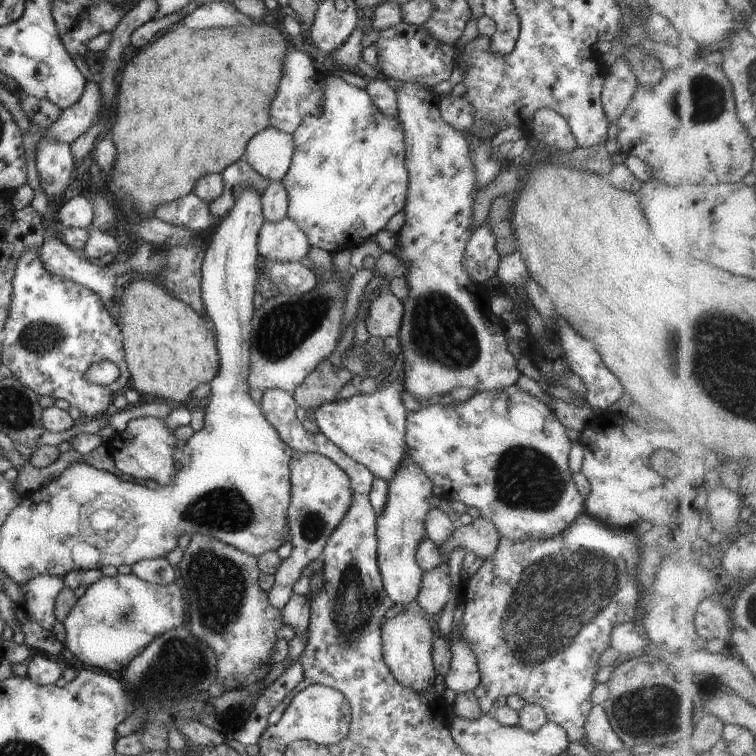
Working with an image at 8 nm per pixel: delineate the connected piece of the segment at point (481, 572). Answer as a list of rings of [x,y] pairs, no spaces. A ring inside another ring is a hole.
[[[581,512],[579,516],[575,516],[575,520],[559,534],[541,538],[541,540],[507,540],[507,538],[498,538],[495,552],[481,564],[481,568],[468,577],[461,584],[460,599],[463,603],[463,616],[459,622],[459,632],[461,638],[471,646],[471,652],[475,652],[475,660],[477,660],[477,668],[479,668],[479,684],[472,690],[473,696],[477,698],[482,713],[490,713],[493,701],[499,696],[508,697],[509,695],[521,695],[525,703],[537,704],[545,711],[547,721],[561,726],[565,731],[568,742],[583,743],[585,730],[584,724],[589,710],[593,708],[590,696],[593,688],[597,685],[595,676],[599,666],[597,660],[604,650],[610,647],[609,634],[617,624],[631,622],[635,616],[635,608],[639,605],[641,595],[641,586],[636,580],[635,565],[639,564],[639,535],[632,528],[613,528],[601,524],[599,520]]]

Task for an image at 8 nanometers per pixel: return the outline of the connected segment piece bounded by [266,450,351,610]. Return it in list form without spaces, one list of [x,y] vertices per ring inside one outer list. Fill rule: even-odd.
[[[292,450],[289,468],[290,501],[287,507],[287,524],[292,549],[289,557],[283,559],[276,568],[273,584],[266,592],[267,604],[277,610],[281,610],[289,600],[291,587],[299,578],[301,570],[315,558],[321,557],[327,539],[351,504],[351,486],[347,474],[325,456]]]

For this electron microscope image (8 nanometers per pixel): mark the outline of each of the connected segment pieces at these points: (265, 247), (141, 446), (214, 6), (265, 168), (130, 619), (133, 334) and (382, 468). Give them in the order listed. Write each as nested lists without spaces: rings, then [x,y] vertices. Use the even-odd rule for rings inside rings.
[[[289,217],[279,222],[261,223],[257,235],[257,252],[273,262],[299,262],[307,256],[307,237]]]
[[[138,417],[127,422],[124,430],[113,434],[106,442],[115,468],[132,476],[133,480],[150,485],[167,486],[175,478],[176,454],[174,432],[169,432],[163,419]]]
[[[210,1],[199,4],[195,10],[191,10],[182,18],[180,25],[191,30],[203,30],[223,26],[235,28],[252,23],[251,18],[239,12],[232,3]]]
[[[267,127],[247,141],[243,159],[259,176],[280,181],[289,168],[292,154],[292,134]]]
[[[132,572],[101,576],[86,586],[84,594],[76,599],[62,620],[64,648],[85,666],[99,668],[103,673],[117,672],[125,668],[155,636],[181,626],[186,616],[185,604],[182,585],[178,581],[153,584]]]
[[[134,277],[121,289],[117,324],[130,374],[128,387],[139,394],[188,405],[191,391],[215,376],[219,355],[210,323],[153,279]]]
[[[403,367],[389,386],[372,393],[355,393],[346,399],[333,399],[314,410],[315,424],[324,438],[330,440],[339,450],[342,450],[351,460],[367,467],[374,478],[385,482],[395,476],[399,464],[406,454],[404,439],[406,413],[401,402],[403,388]]]

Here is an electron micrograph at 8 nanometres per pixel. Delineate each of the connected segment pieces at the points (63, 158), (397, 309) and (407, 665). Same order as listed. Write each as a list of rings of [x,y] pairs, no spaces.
[[[38,138],[35,151],[35,166],[38,169],[40,188],[46,198],[58,195],[66,188],[75,166],[73,154],[65,142],[53,142]]]
[[[380,293],[371,299],[366,311],[364,323],[370,336],[395,337],[403,316],[403,304],[396,296]]]
[[[407,609],[388,618],[381,624],[381,650],[383,662],[393,678],[415,692],[423,692],[435,680],[436,673],[431,664],[431,644],[438,634],[433,621],[426,618],[421,610]]]

